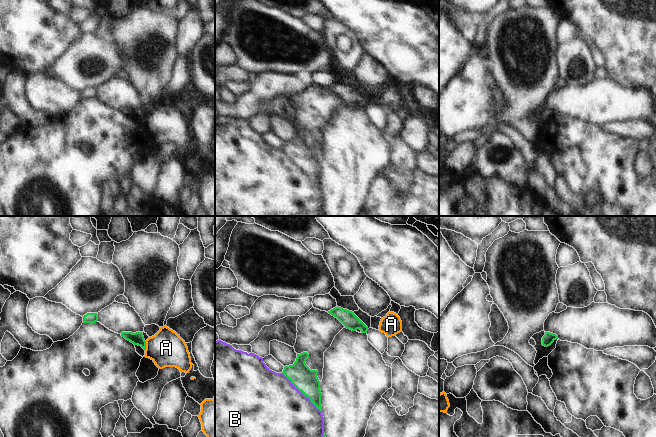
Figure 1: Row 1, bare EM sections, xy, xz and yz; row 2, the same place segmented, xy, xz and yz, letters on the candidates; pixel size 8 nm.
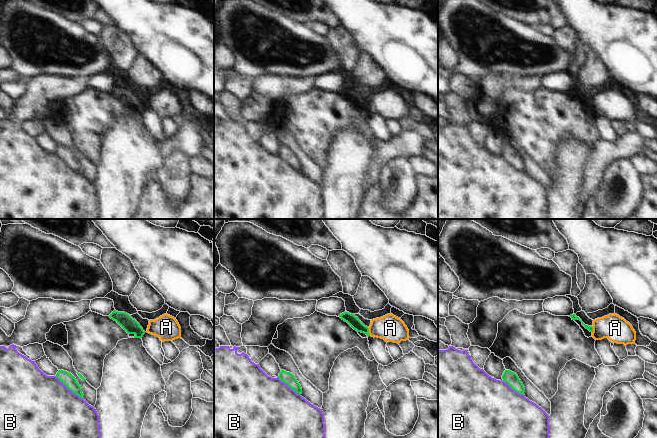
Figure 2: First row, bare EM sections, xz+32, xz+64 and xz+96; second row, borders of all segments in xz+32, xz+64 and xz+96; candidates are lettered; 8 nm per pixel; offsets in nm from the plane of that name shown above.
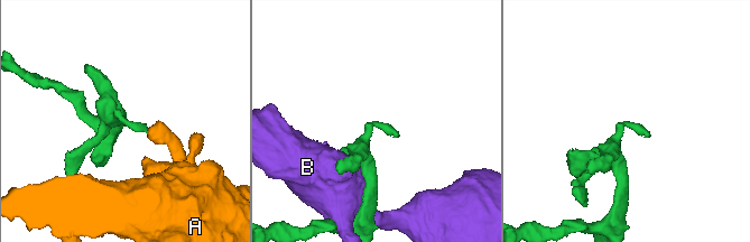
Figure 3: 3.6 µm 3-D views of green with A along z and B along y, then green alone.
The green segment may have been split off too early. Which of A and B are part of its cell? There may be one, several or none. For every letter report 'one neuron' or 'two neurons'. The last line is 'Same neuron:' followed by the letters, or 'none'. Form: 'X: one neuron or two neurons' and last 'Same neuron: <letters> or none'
A: two neurons
B: two neurons
Same neuron: none

